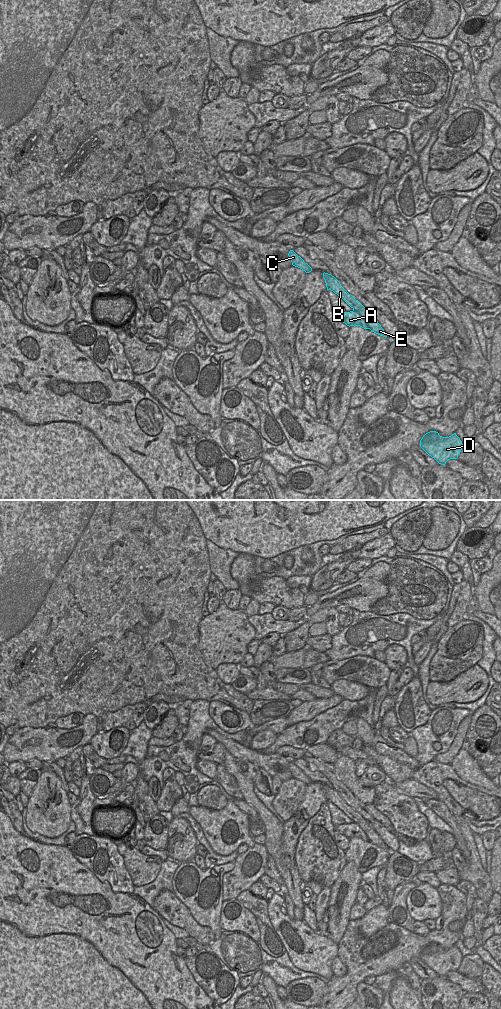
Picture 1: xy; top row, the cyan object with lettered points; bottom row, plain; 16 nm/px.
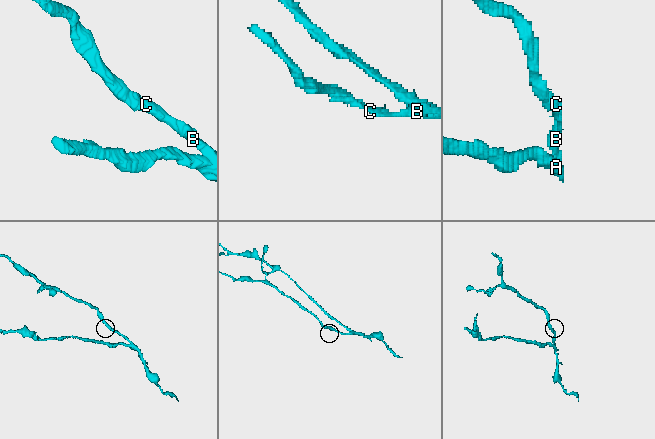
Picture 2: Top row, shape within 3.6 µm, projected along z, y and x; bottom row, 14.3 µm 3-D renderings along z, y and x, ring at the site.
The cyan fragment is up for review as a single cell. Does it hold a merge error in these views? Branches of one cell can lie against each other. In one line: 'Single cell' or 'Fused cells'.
Fused cells.

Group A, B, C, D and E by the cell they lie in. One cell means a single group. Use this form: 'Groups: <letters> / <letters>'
Groups: A / B C D E.

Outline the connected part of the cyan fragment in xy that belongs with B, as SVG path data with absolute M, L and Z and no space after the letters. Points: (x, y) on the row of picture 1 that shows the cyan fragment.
M324 272L323 278L325 280L327 290L333 291L340 298L342 298L353 310L357 311L362 316L363 321L369 326L369 329L372 332L383 337L388 336L381 325L372 316L370 310L365 308L358 300L349 294L334 276Z

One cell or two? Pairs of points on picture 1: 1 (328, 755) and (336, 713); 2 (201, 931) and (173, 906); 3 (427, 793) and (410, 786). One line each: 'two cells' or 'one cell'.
1: two cells
2: one cell
3: one cell

